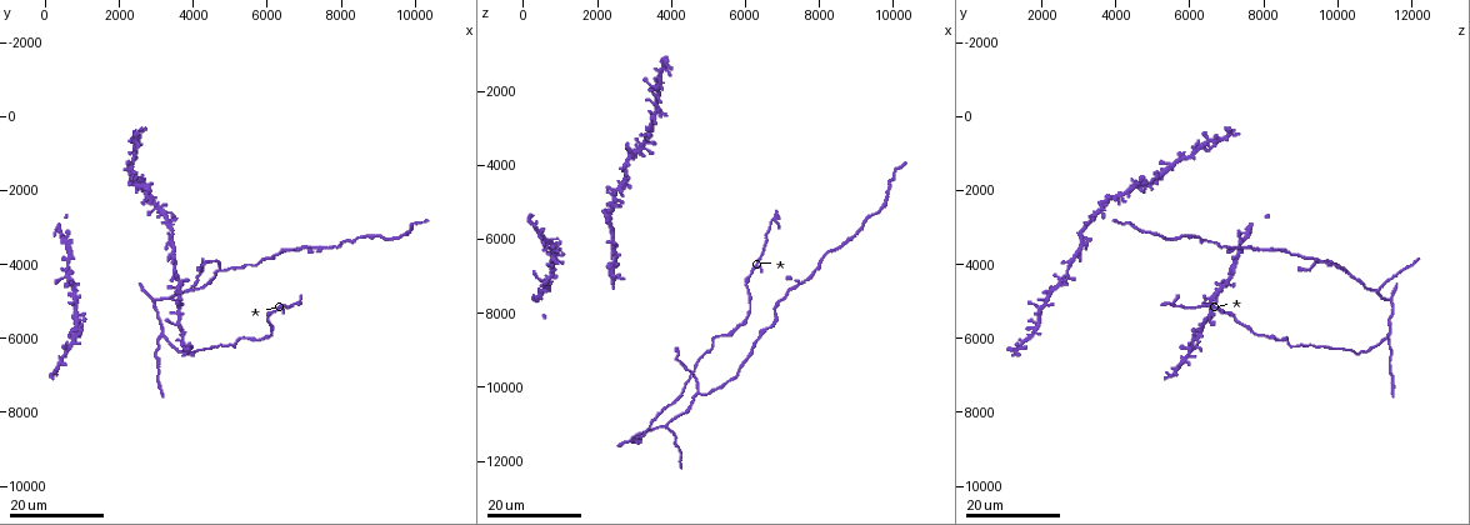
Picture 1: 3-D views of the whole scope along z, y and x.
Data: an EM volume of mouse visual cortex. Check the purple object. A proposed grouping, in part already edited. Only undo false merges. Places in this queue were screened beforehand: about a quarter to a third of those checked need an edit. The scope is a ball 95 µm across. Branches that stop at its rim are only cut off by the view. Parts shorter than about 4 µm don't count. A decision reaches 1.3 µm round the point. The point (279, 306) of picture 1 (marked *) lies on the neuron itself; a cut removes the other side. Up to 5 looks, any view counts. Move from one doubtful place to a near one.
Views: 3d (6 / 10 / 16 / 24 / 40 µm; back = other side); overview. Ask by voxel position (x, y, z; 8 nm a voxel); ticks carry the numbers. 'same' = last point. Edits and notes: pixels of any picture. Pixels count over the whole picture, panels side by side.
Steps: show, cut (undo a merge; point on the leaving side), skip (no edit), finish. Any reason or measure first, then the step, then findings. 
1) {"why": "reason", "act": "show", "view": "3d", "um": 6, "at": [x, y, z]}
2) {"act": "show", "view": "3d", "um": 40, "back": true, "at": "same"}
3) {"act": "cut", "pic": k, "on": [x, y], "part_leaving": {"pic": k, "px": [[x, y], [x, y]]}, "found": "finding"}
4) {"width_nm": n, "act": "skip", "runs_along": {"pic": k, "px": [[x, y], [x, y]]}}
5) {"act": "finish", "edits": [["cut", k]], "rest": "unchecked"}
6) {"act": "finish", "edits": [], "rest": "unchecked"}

{"why": "three arms meet", "act": "show", "view": "3d", "um": 16, "at": [3800, 4700, 11100]}

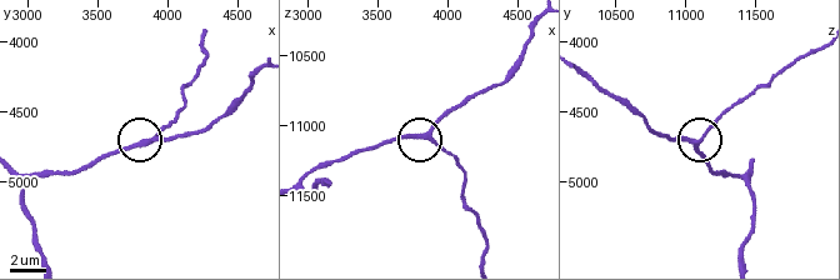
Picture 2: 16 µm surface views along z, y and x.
{"act": "show", "view": "3d", "um": 6, "at": [3860, 4700, 11080]}

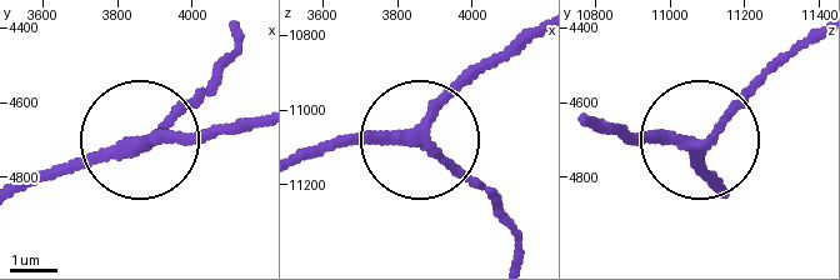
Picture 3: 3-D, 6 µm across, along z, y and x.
{"act": "skip", "runs_along": {"pic": 3, "px": [[720, 189], [700, 169], [708, 134], [780, 54]]}, "found": "continuous, no second neuron"}

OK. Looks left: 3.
{"why": "side arm on a straight run", "act": "show", "view": "3d", "um": 24, "at": [3200, 5900, 11400]}

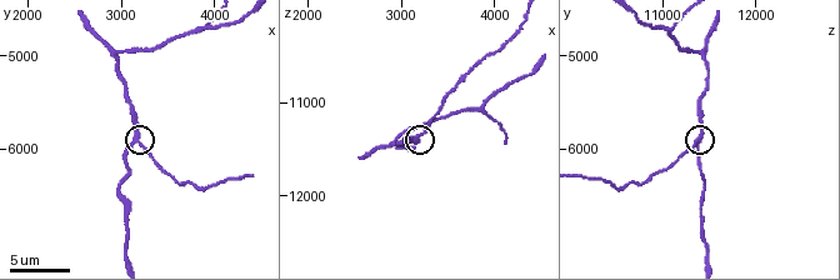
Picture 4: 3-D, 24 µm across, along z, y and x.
{"act": "show", "view": "3d", "um": 10, "at": [3150, 5900, 11400]}

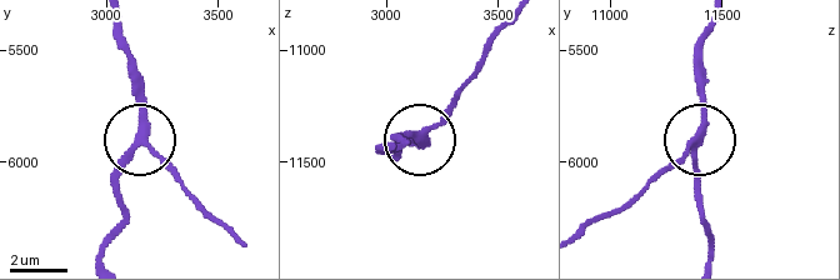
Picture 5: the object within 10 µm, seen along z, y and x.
{"width_nm": 240, "act": "skip", "runs_along": {"pic": 5, "px": [[241, 243], [143, 144], [121, 175], [119, 209]]}, "found": "one neuron here"}

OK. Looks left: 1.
{"act": "finish", "edits": [], "rest": "unchecked"}

